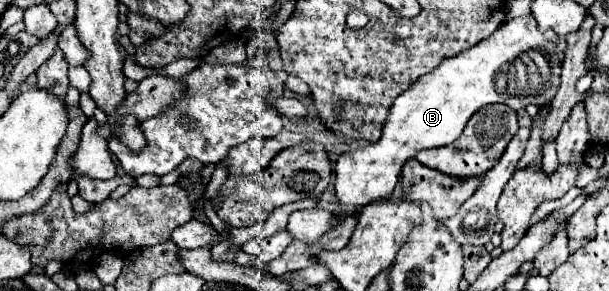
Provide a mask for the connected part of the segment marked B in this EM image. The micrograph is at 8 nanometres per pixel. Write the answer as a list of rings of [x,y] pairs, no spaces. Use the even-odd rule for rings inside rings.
[[[533,16],[513,18],[501,24],[489,38],[455,54],[453,58],[445,58],[435,70],[413,82],[409,90],[393,102],[381,140],[363,150],[339,156],[335,166],[335,192],[343,204],[343,212],[337,216],[335,224],[347,214],[355,214],[355,208],[359,206],[389,198],[401,174],[401,166],[419,150],[455,142],[467,120],[479,108],[497,102],[507,104],[513,110],[521,110],[527,104],[545,104],[539,90],[531,90],[529,78],[537,66],[527,52],[539,48],[539,44],[553,44],[555,38],[555,32],[541,32]]]

